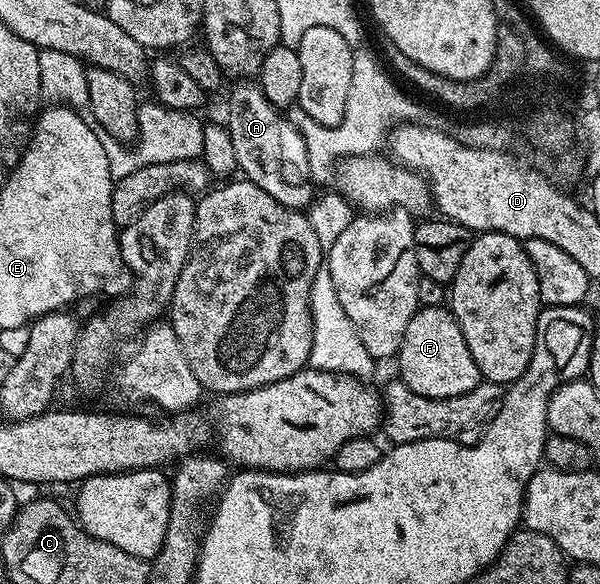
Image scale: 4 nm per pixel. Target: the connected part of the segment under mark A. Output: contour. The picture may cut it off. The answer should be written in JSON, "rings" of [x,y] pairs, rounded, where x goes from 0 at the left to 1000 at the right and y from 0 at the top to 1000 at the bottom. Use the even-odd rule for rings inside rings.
{"rings":[[[395,139],[382,156],[382,204],[385,248],[392,253],[392,276],[400,298],[415,312],[432,317],[438,330],[452,330],[465,351],[478,351],[487,361],[513,356],[525,339],[525,320],[488,286],[513,281],[515,265],[502,217],[480,204],[467,183],[452,180],[433,147],[422,139]]]}

